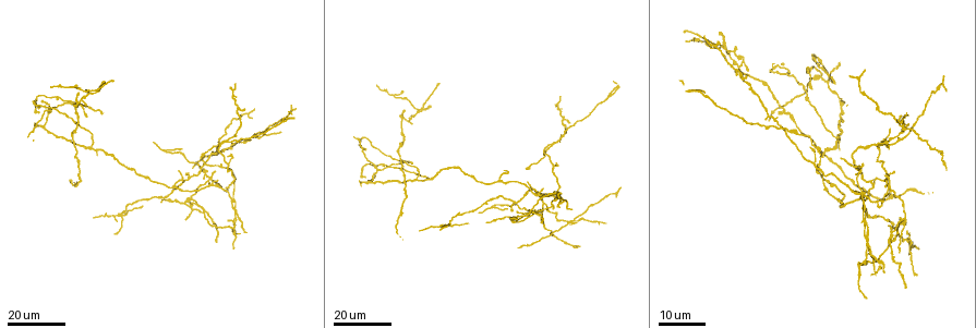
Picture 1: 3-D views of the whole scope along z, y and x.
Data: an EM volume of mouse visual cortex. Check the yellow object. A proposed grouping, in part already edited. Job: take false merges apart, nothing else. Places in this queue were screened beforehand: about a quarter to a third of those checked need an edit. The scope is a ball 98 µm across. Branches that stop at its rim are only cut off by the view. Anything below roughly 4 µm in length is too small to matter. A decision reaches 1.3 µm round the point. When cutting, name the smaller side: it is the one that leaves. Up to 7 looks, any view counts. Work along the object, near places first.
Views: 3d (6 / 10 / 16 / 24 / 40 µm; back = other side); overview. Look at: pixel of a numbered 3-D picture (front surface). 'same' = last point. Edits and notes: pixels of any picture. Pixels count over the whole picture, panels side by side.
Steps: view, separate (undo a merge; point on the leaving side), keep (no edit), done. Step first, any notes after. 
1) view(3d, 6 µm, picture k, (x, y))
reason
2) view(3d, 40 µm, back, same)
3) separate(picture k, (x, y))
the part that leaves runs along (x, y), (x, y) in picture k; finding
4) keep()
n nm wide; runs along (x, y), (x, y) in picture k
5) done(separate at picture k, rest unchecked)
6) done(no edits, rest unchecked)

view(3d, 24 µm, picture 1, (141, 174))
a narrow waist

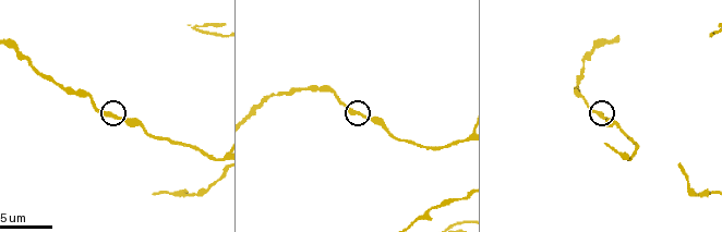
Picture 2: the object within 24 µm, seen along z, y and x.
view(3d, 6 µm, picture 2, (118, 116))
closer look

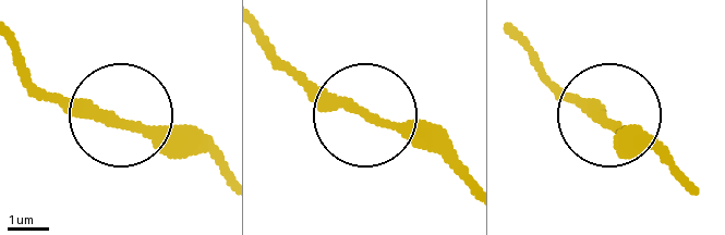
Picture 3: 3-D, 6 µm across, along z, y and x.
view(3d, 6 µm, back, picture 3, (373, 118))

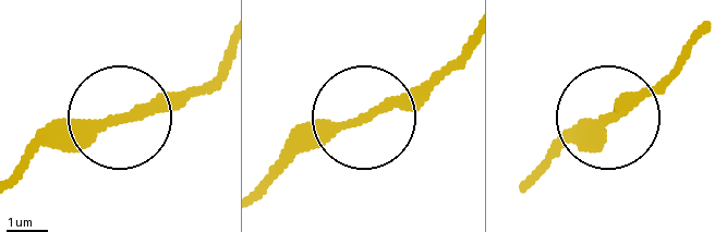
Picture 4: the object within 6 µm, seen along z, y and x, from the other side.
keep()
runs along (268, 174), (403, 108), (463, 52) in picture 4; one neuron here

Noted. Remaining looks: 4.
view(3d, 16 µm, picture 1, (182, 179))
sudden change in width

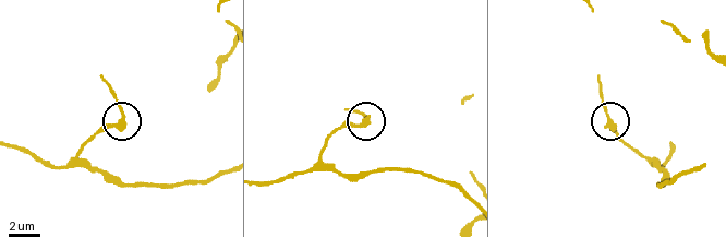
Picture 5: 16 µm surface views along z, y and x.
view(3d, 6 µm, picture 5, (363, 123))

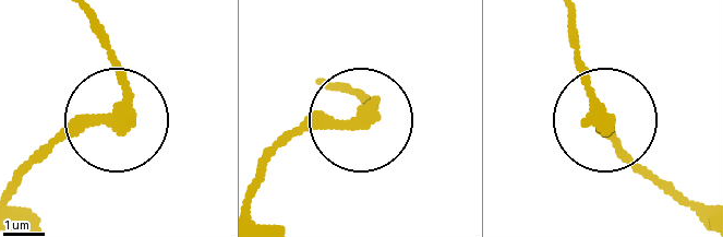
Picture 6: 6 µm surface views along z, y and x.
keep()
runs along (673, 197), (614, 141), (569, 26) in picture 6; all the same neuron

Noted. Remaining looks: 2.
view(3d, 16 µm, picture 1, (237, 213))
small branch off a trunk

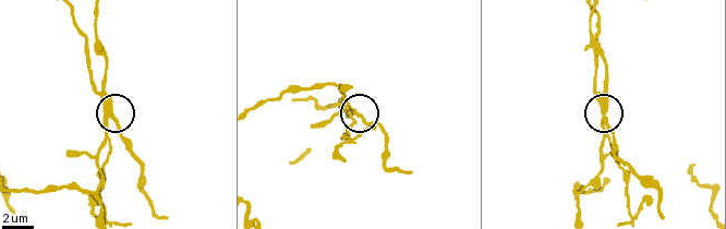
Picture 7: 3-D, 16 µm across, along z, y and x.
view(3d, 6 µm, picture 7, (109, 119))

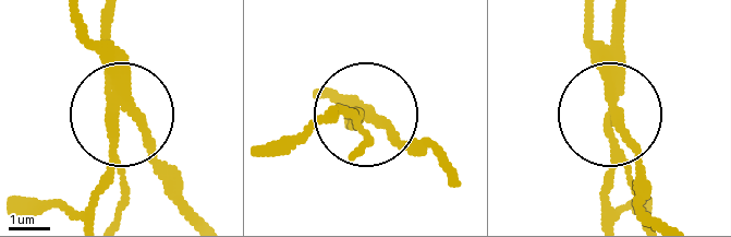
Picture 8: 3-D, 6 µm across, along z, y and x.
separate(picture 8, (118, 135))
3 arms; the part that leaves runs along (114, 71), (105, 12) in picture 8; two neurons meet here

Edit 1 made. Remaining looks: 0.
done(separate at picture 8, rest unchecked)

